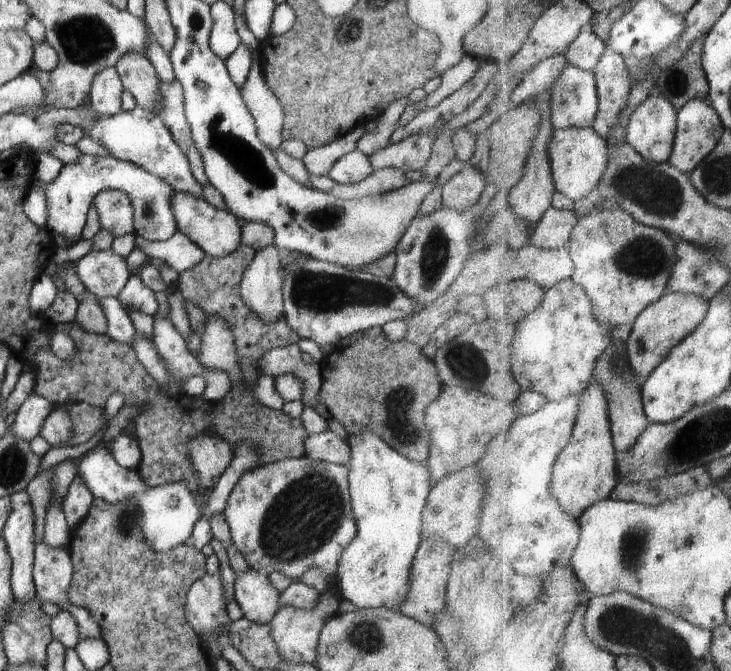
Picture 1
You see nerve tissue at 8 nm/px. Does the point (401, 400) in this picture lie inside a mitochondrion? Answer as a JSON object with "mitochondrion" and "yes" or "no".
{"mitochondrion":"yes"}

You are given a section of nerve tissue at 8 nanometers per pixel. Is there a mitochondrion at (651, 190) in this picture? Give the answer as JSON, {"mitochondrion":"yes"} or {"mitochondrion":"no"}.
{"mitochondrion":"yes"}

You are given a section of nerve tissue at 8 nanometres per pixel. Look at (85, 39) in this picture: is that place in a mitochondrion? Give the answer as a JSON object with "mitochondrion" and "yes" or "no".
{"mitochondrion":"yes"}

